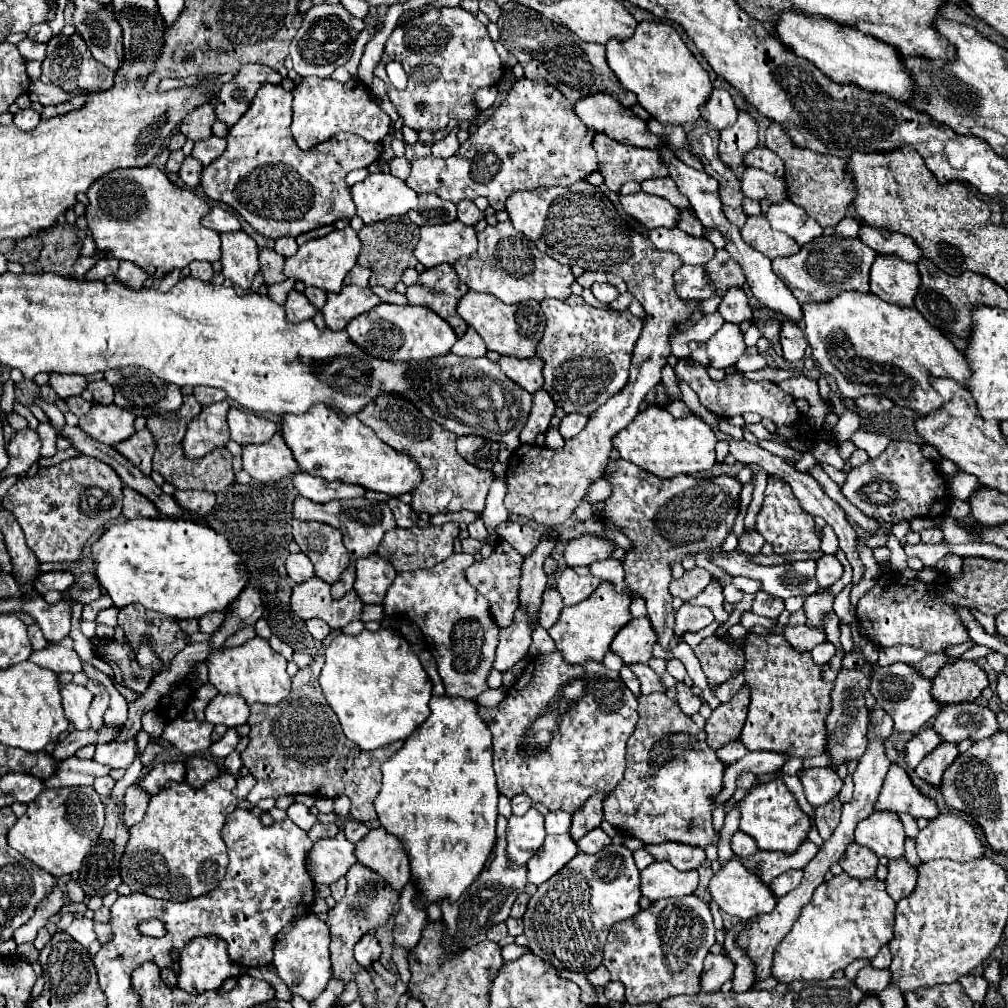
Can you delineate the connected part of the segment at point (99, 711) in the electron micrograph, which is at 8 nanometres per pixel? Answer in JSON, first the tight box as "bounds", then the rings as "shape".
{"bounds":[88,692,110,728],"shape":[[[104,692],[104,694],[100,694],[100,696],[94,696],[94,700],[92,700],[92,704],[90,704],[90,710],[88,710],[88,718],[90,718],[90,724],[92,724],[92,728],[102,728],[102,716],[104,716],[104,712],[108,710],[108,702],[110,702],[110,696],[108,696],[108,692]]]}

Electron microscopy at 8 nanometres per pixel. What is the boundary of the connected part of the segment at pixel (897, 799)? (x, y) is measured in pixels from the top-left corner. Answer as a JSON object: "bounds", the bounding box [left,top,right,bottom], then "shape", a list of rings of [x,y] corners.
{"bounds":[876,764,940,820],"shape":[[[894,764],[888,770],[876,808],[896,812],[896,814],[908,812],[914,818],[928,818],[928,820],[932,820],[934,816],[940,814],[938,804],[932,798],[924,796],[914,786],[908,772],[898,764]]]}

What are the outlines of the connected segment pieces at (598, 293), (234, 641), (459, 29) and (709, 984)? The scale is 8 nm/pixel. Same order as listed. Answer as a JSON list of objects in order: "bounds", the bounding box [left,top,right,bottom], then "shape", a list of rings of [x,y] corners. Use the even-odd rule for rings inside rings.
[{"bounds":[590,282,620,304],"shape":[[[596,282],[596,284],[592,284],[590,290],[596,296],[596,300],[600,300],[602,304],[610,304],[610,302],[614,302],[620,296],[620,292],[616,290],[616,286],[612,286],[612,284],[600,284],[600,282]]]},{"bounds":[222,626,256,648],"shape":[[[246,626],[242,630],[236,632],[236,636],[230,636],[230,640],[226,644],[222,644],[222,648],[230,648],[230,646],[238,646],[238,644],[244,644],[248,642],[250,638],[254,638],[256,632],[254,632],[254,626]]]},{"bounds":[374,6,502,132],"shape":[[[458,6],[428,10],[408,24],[396,26],[384,44],[382,60],[374,68],[374,76],[384,80],[388,98],[404,118],[404,124],[416,132],[442,130],[450,120],[472,120],[480,112],[474,102],[476,90],[496,86],[502,74],[502,60],[492,46],[486,26],[474,14]],[[390,60],[398,60],[408,74],[408,86],[402,92],[388,82],[386,64]],[[418,102],[426,104],[424,112],[416,110]]]},{"bounds":[700,954,734,992],"shape":[[[708,954],[704,960],[700,992],[718,992],[726,980],[732,978],[734,962],[724,954]]]}]

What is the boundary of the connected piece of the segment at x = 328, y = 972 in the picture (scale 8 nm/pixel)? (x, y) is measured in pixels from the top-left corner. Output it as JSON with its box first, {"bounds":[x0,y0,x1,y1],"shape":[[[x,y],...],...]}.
{"bounds":[274,914,332,1000],"shape":[[[304,914],[302,918],[292,920],[278,936],[274,946],[274,966],[278,976],[286,982],[292,994],[302,996],[304,1000],[316,1000],[332,978],[332,960],[330,960],[330,930],[314,914]]]}

